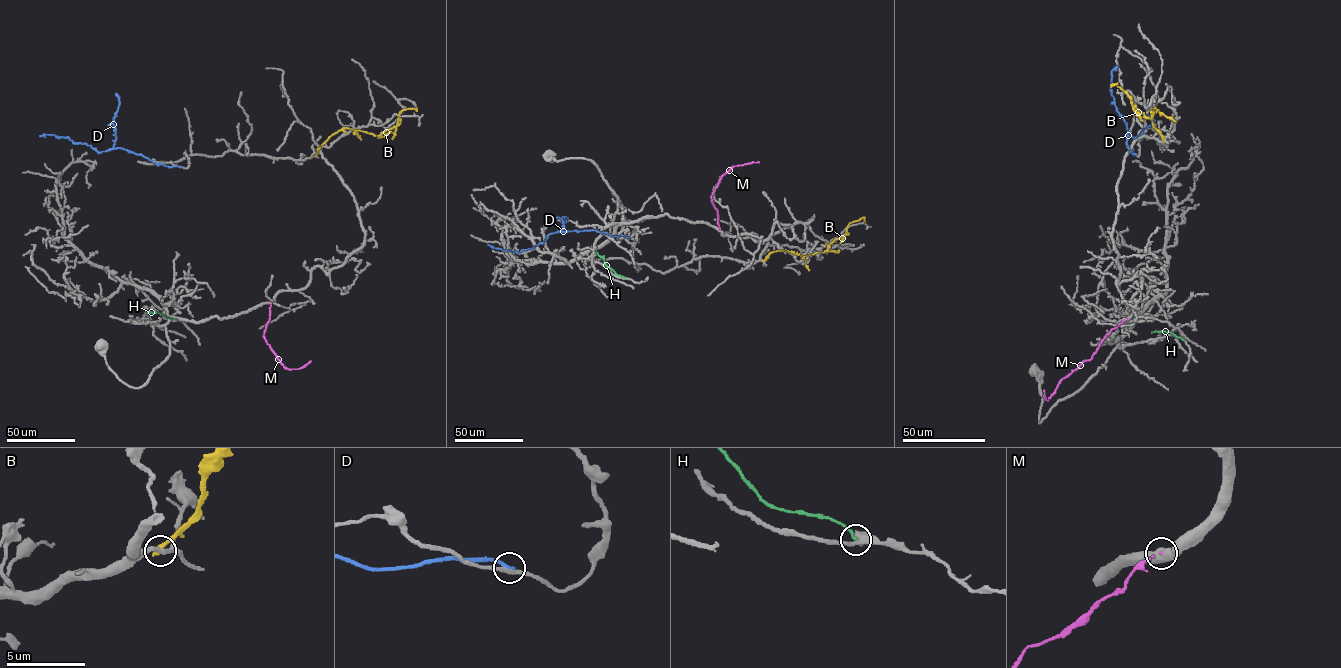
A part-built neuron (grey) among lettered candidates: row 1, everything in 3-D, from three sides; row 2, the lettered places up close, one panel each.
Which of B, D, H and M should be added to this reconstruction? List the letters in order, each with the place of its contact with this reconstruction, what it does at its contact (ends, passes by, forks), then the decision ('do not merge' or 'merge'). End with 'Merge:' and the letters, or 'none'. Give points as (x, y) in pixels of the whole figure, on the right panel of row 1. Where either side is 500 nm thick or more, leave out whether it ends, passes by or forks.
B: contact (1163, 141); it ends; do not merge
D: contact (1135, 154); it ends; do not merge
H: contact (1185, 340); it ends; do not merge
M: contact (1126, 319); do not merge
Merge: none

